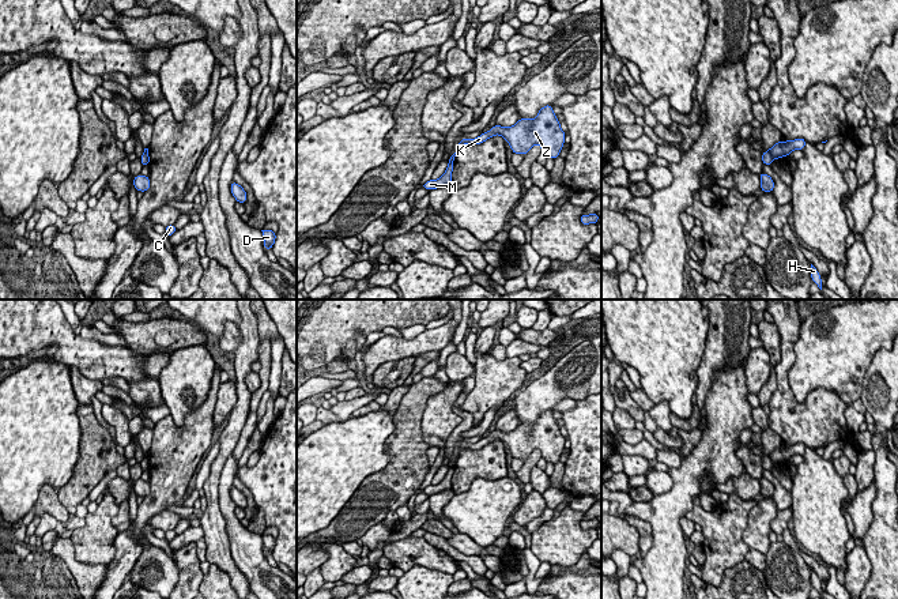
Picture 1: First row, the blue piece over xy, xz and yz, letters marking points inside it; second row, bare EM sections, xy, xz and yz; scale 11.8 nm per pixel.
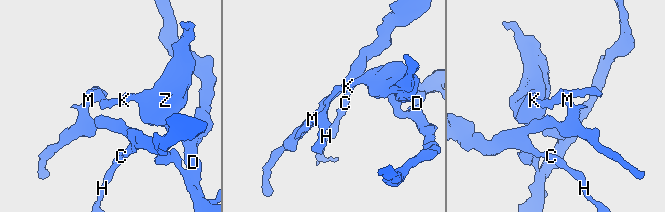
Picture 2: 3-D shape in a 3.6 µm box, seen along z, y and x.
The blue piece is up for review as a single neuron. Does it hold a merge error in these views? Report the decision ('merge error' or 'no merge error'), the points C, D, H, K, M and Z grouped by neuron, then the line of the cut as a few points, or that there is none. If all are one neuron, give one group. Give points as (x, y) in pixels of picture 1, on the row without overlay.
merge error; C H M / D K Z; cut in yz along (768, 456), (773, 463)

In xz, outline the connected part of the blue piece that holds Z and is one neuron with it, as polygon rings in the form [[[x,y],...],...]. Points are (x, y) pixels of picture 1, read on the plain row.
[[[546,410],[533,425],[520,423],[514,430],[508,433],[494,430],[476,444],[463,442],[459,448],[459,453],[464,449],[482,449],[495,440],[502,441],[510,449],[514,459],[525,460],[535,449],[539,449],[542,457],[552,464],[559,462],[566,441],[561,434],[556,419],[552,417],[552,411]]]

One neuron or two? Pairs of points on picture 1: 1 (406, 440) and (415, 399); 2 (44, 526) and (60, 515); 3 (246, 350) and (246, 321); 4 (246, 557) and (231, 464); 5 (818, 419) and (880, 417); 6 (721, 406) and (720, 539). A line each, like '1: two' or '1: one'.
1: one
2: two
3: one
4: one
5: two
6: two

